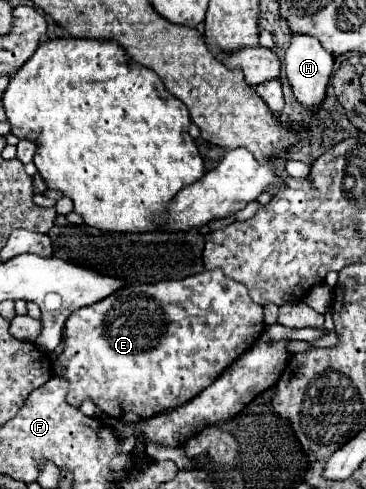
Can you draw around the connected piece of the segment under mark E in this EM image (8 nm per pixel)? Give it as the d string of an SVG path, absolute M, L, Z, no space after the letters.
M220 269L204 271L180 281L128 285L94 305L76 309L68 317L64 325L64 351L60 355L60 365L64 367L62 377L68 381L66 401L72 407L80 407L84 399L90 399L106 415L124 423L176 409L214 383L232 361L256 343L264 327L262 307L250 301L242 283L228 279Z

